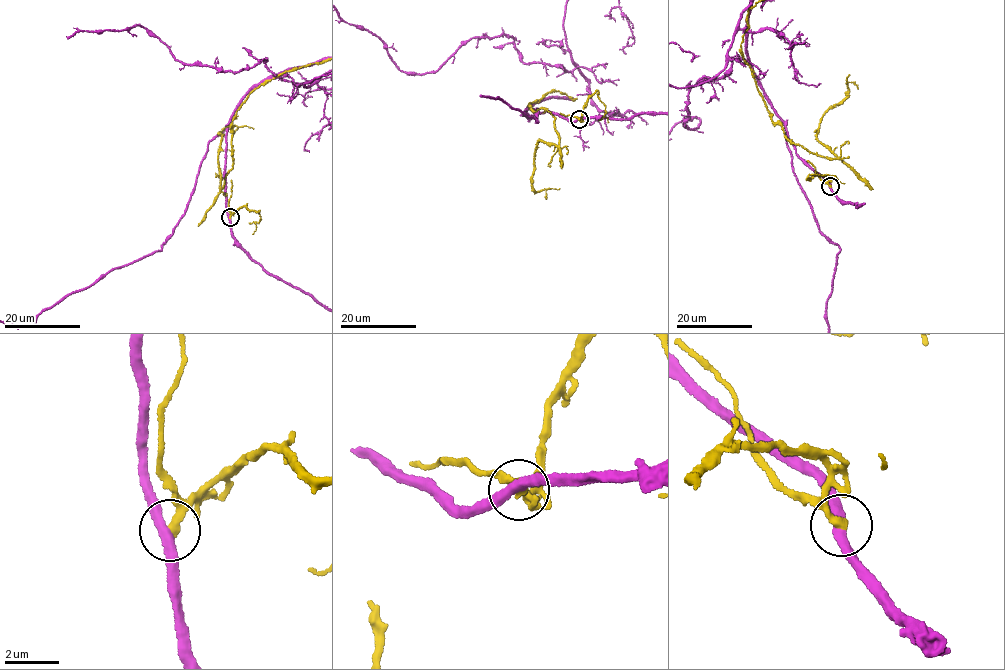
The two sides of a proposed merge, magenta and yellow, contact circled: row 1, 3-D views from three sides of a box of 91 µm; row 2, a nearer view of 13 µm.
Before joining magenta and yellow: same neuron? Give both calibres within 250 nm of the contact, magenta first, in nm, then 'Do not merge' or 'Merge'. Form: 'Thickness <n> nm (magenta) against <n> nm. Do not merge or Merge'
Thickness 360 nm (magenta) against 320 nm. Do not merge

